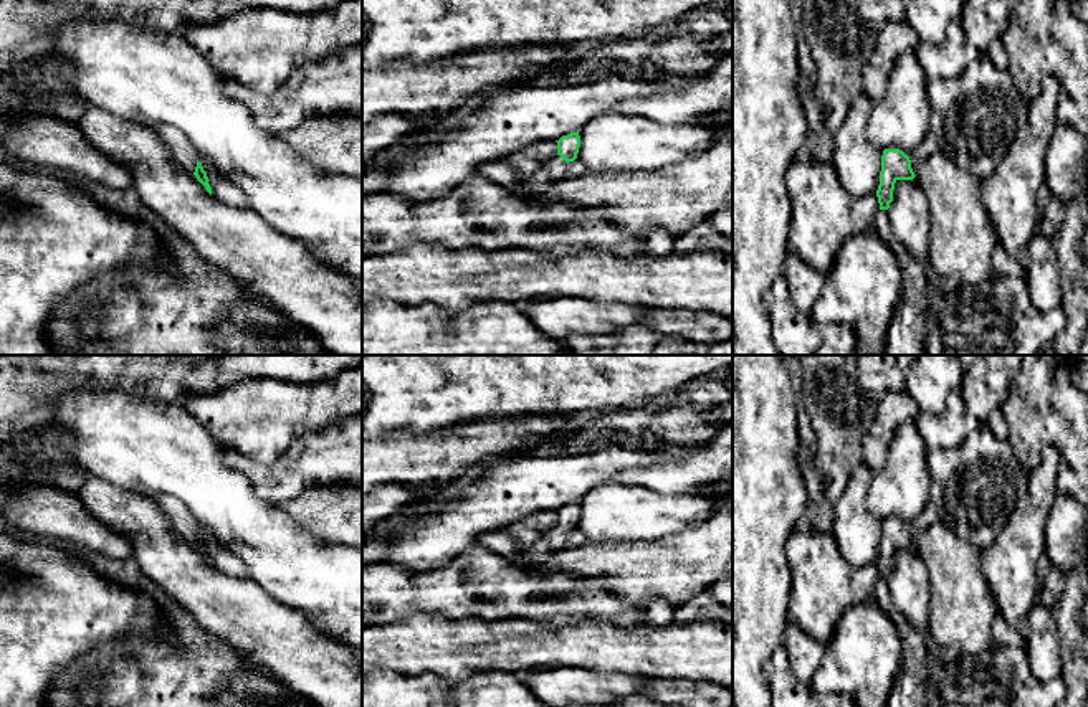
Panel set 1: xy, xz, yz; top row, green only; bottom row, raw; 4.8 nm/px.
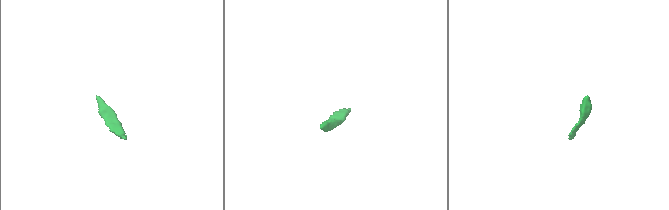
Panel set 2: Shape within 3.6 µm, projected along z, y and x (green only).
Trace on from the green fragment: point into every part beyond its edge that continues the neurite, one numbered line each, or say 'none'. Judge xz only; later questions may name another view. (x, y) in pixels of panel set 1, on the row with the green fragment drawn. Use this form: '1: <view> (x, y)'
1: xz (554, 169)

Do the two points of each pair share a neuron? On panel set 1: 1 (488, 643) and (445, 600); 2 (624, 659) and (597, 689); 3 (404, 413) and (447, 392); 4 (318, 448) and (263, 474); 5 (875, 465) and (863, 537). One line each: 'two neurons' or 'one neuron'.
1: two neurons
2: two neurons
3: one neuron
4: one neuron
5: two neurons

